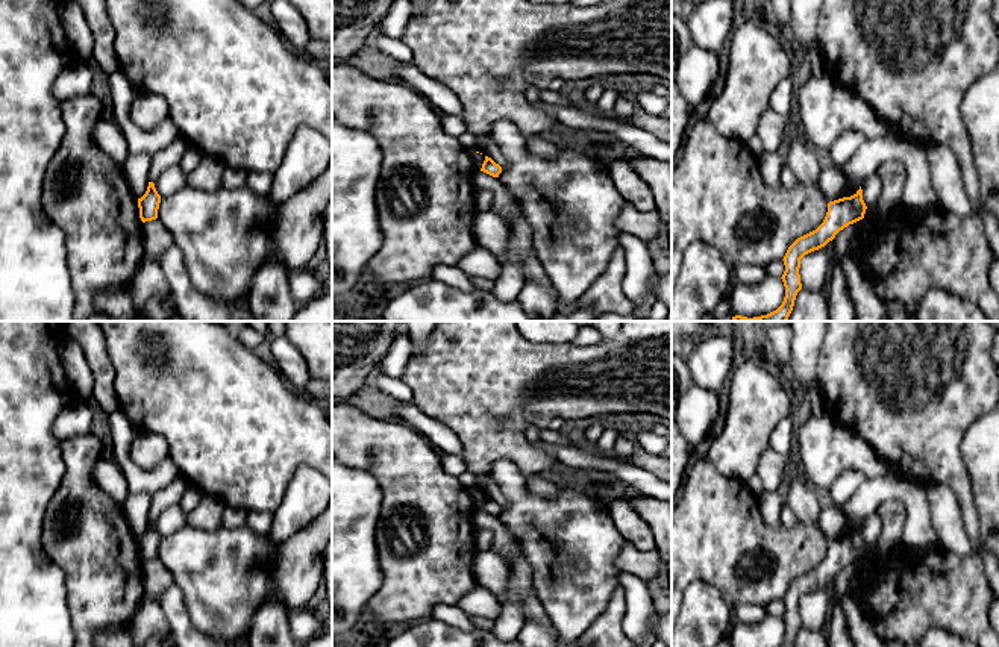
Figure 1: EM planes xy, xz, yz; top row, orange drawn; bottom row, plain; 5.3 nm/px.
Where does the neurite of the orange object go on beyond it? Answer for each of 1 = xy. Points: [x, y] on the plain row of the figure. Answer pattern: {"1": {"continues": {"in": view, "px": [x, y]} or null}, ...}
{"1": {"continues": null}}

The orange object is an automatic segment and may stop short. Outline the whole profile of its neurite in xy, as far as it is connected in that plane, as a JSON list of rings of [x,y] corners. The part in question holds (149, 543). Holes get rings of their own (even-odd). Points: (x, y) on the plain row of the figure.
[[[149,521],[146,533],[138,538],[139,558],[142,562],[158,558],[159,542],[161,535],[158,533],[155,523]]]

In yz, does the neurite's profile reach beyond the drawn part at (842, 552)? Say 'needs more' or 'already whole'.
already whole

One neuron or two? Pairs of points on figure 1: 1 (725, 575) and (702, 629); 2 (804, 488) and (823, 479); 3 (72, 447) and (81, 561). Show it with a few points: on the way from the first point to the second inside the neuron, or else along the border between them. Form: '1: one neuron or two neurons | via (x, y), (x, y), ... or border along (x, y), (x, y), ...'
1: two neurons | border along (687, 584), (708, 581), (732, 608)
2: two neurons | border along (805, 479), (816, 488)
3: one neuron | via (78, 476), (78, 496), (84, 502), (84, 532)

